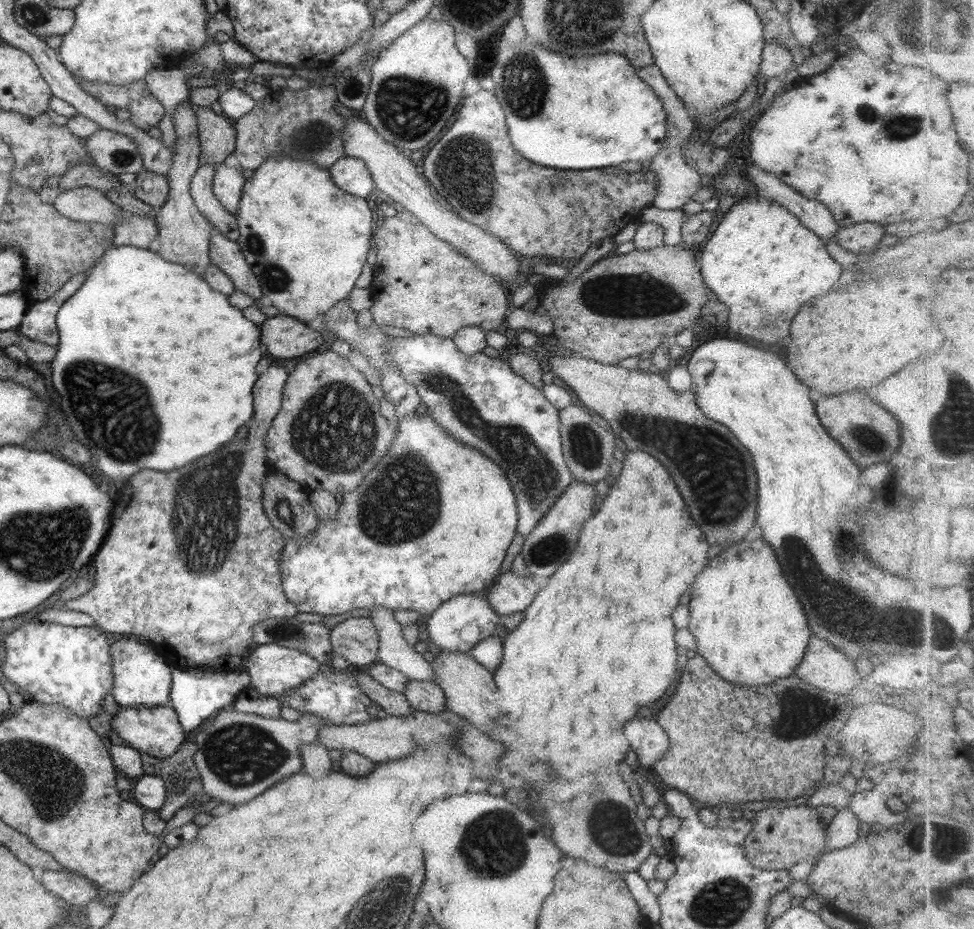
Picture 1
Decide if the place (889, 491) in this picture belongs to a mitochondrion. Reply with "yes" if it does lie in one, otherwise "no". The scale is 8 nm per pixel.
no

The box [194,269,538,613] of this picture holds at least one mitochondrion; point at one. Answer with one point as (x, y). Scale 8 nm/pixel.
(335, 430)

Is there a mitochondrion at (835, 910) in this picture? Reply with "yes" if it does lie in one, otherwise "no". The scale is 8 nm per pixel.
no

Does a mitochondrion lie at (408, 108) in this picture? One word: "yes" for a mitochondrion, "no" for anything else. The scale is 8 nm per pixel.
yes

